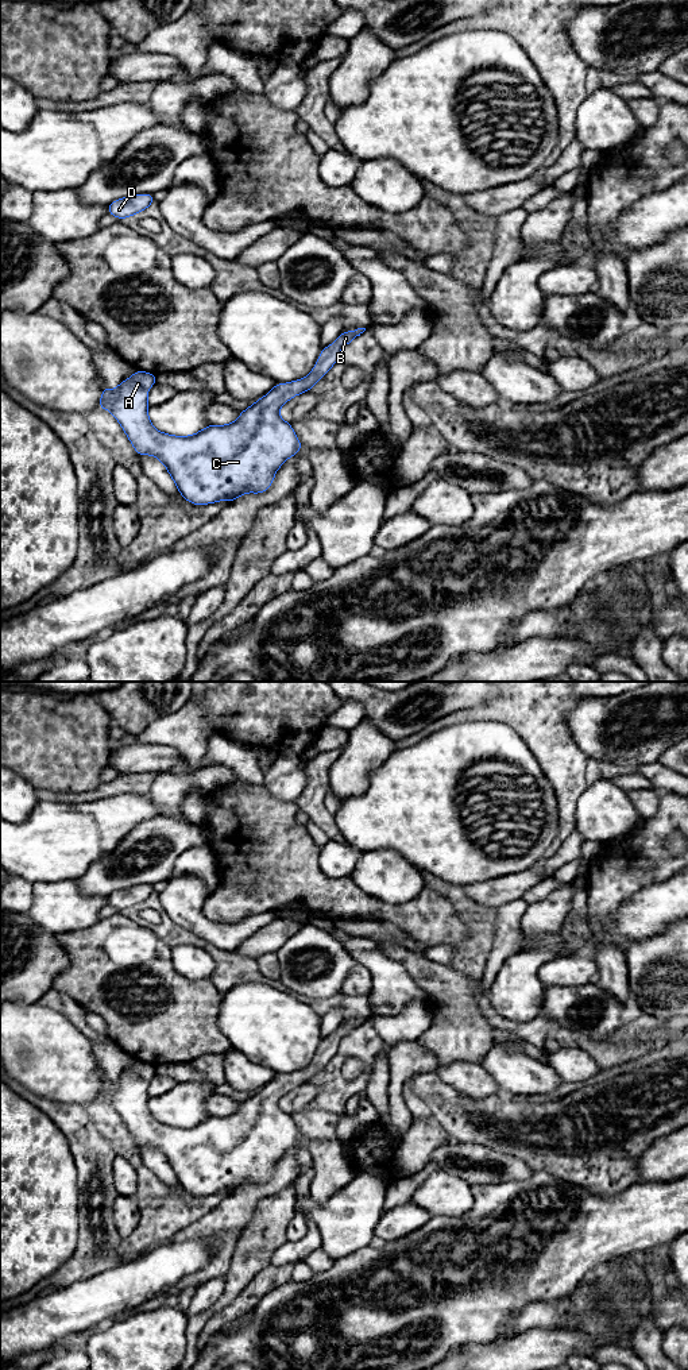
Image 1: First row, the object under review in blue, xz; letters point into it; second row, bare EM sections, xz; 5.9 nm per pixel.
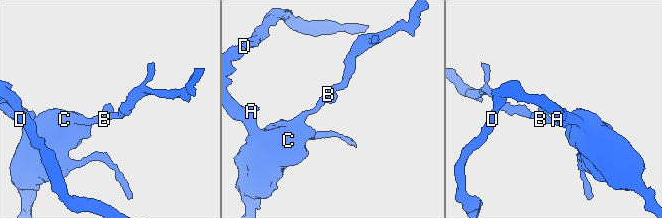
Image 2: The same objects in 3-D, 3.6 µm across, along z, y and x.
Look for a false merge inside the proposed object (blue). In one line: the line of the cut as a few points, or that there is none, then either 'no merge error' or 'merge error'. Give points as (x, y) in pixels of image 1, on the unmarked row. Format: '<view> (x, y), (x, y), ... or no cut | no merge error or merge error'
no cut | no merge error

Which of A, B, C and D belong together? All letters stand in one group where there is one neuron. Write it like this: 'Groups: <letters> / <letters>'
Groups: A B C D

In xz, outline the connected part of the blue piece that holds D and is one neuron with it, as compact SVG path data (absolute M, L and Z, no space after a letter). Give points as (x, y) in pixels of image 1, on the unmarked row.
M135 885L128 888L121 888L112 895L109 895L108 904L113 906L119 911L124 908L131 908L148 899L155 892L154 885Z

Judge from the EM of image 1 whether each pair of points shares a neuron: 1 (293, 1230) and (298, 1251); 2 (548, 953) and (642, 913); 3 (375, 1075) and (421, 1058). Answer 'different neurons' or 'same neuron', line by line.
1: different neurons
2: different neurons
3: different neurons

